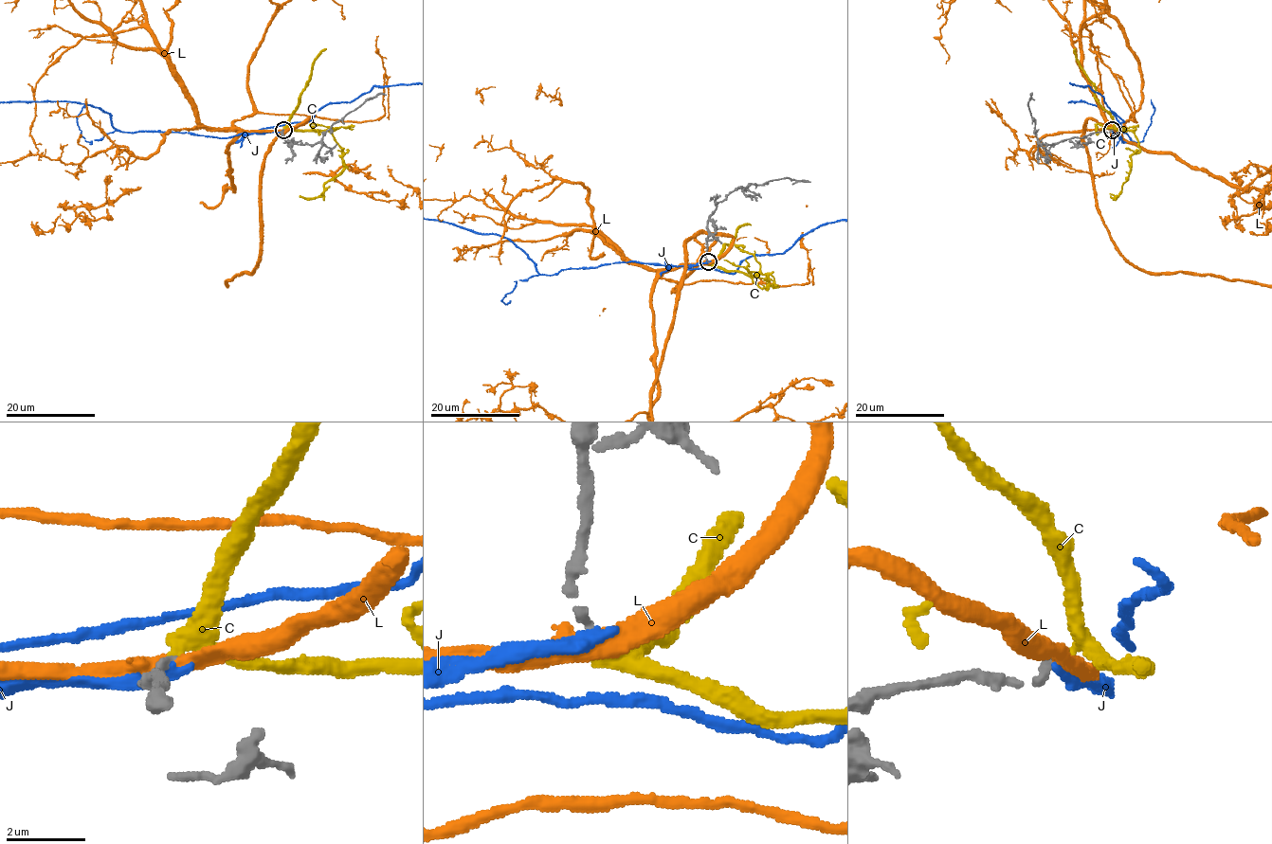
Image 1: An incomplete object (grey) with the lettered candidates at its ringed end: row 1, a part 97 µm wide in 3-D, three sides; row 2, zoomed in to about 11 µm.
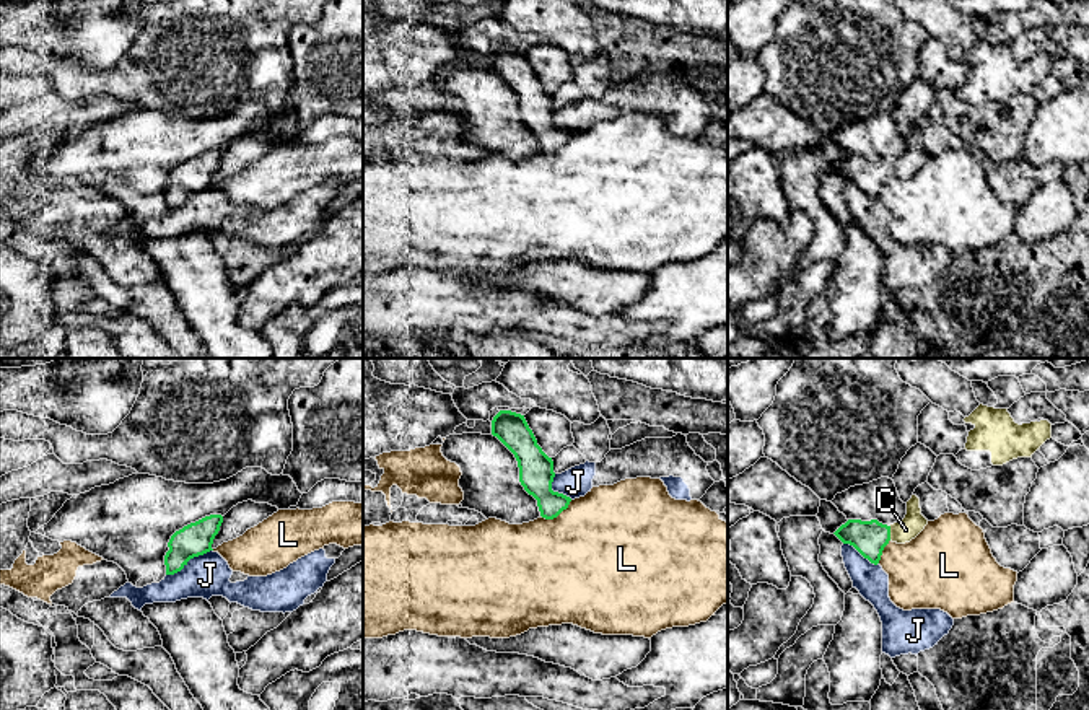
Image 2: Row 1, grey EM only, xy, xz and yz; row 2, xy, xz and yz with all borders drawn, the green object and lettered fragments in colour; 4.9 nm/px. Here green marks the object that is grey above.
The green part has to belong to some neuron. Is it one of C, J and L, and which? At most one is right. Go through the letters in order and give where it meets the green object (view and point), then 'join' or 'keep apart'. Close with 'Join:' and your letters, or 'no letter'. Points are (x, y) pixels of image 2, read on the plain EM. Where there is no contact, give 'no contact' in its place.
C: contact yz (889, 168); join
J: contact xy (189, 194); keep apart
L: contact xz (557, 150); keep apart
Join: C

